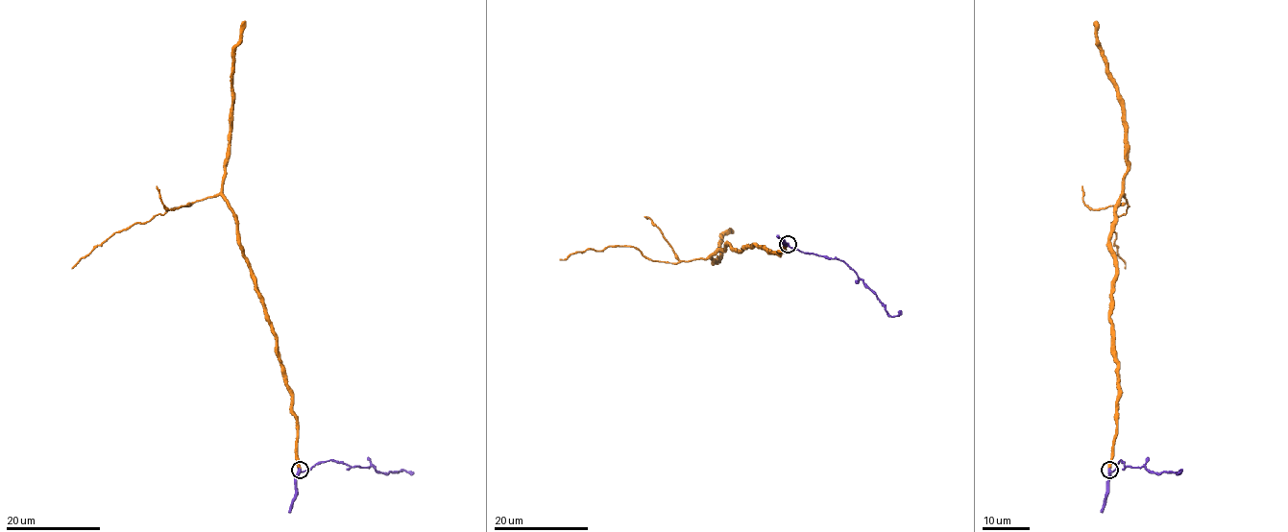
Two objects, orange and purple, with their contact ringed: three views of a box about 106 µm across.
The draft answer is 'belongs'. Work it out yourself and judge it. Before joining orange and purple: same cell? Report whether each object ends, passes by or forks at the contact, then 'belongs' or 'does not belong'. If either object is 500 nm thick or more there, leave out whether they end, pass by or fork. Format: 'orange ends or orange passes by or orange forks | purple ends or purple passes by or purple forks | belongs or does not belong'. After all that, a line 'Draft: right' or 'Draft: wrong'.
orange ends | purple passes by | belongs
Draft: right

